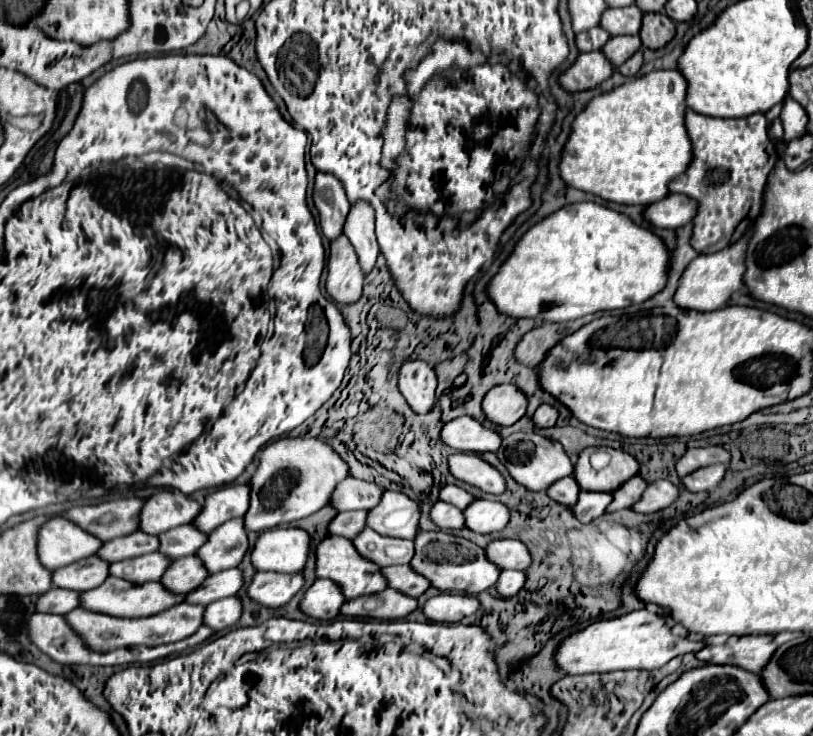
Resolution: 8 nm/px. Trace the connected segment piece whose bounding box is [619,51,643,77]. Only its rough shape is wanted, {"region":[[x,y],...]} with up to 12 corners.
{"region":[[641,51],[619,67],[625,77],[635,77],[643,65]]}

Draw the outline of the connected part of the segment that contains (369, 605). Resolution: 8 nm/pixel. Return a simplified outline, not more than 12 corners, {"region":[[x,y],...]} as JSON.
{"region":[[387,589],[343,605],[343,615],[403,619],[417,599]]}

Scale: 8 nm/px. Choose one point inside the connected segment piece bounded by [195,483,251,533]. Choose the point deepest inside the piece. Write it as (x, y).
(231, 501)

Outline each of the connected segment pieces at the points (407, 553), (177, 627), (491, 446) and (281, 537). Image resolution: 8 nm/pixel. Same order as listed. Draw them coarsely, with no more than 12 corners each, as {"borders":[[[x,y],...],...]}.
{"borders":[[[373,529],[355,537],[359,551],[383,567],[411,563],[415,541]],[[181,603],[125,619],[89,609],[67,613],[95,647],[175,643],[203,627],[203,605]],[[475,417],[445,423],[441,439],[463,453],[497,451],[499,431]],[[265,531],[251,553],[257,571],[299,573],[311,533]]]}

